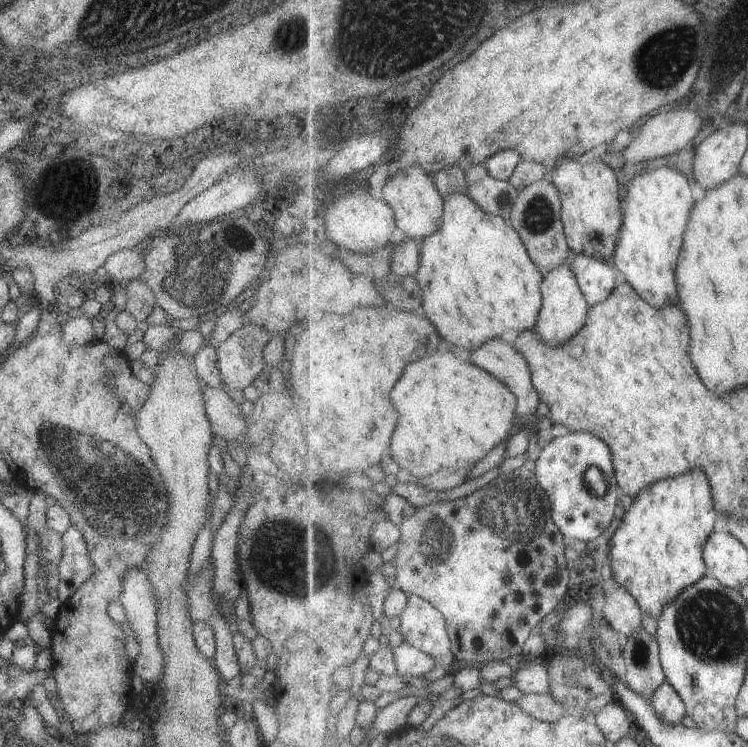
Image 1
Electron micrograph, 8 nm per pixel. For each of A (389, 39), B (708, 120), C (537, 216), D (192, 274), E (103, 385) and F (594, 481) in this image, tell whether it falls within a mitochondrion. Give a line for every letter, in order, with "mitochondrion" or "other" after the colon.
A: mitochondrion
B: other
C: mitochondrion
D: mitochondrion
E: other
F: mitochondrion

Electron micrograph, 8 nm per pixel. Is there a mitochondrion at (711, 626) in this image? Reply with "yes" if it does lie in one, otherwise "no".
yes

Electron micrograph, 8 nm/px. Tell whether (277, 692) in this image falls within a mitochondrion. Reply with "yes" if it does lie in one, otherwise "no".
no

